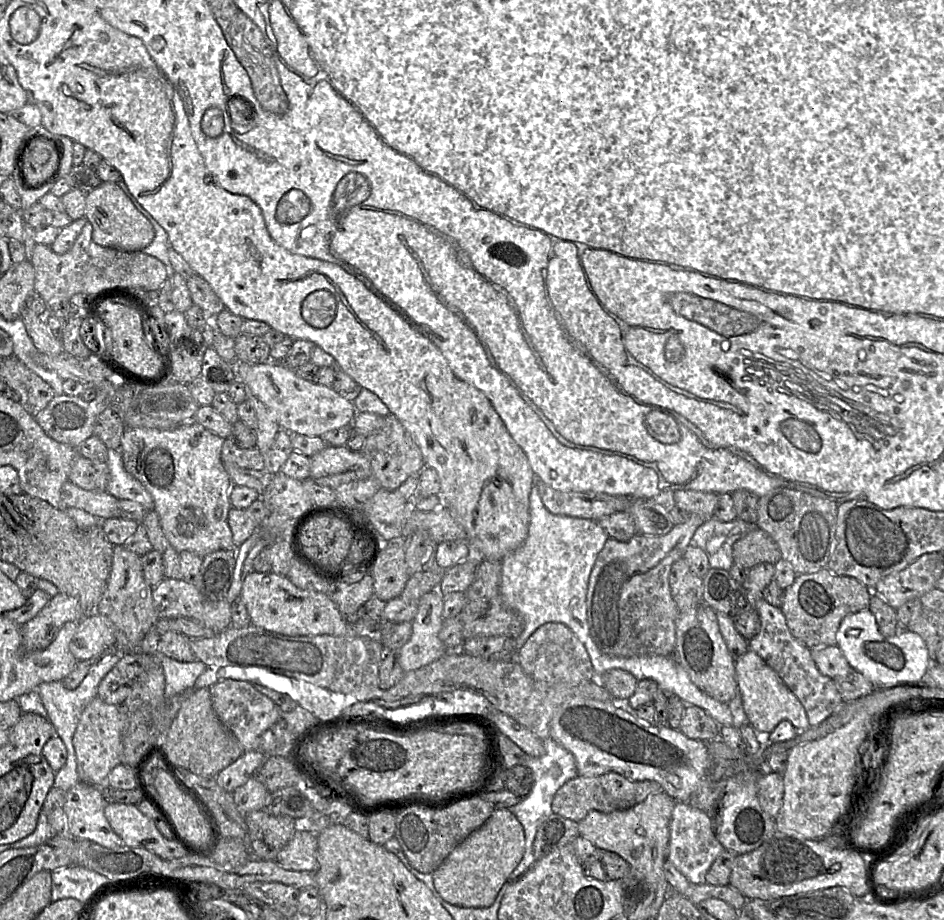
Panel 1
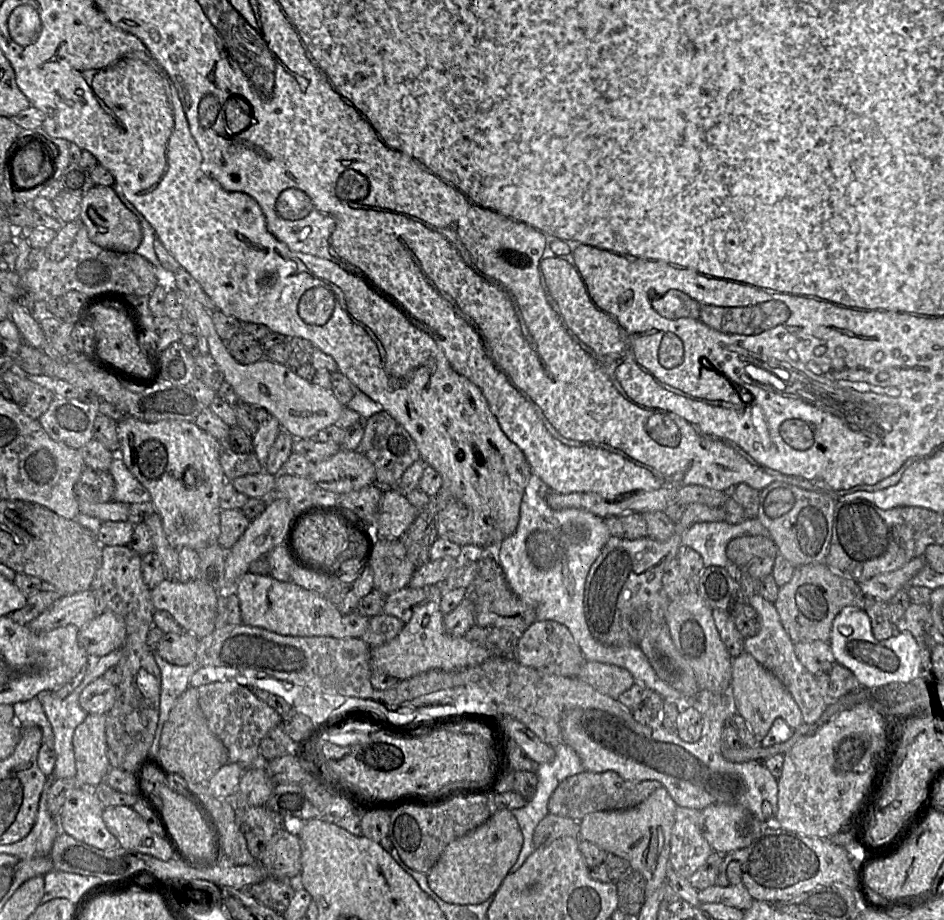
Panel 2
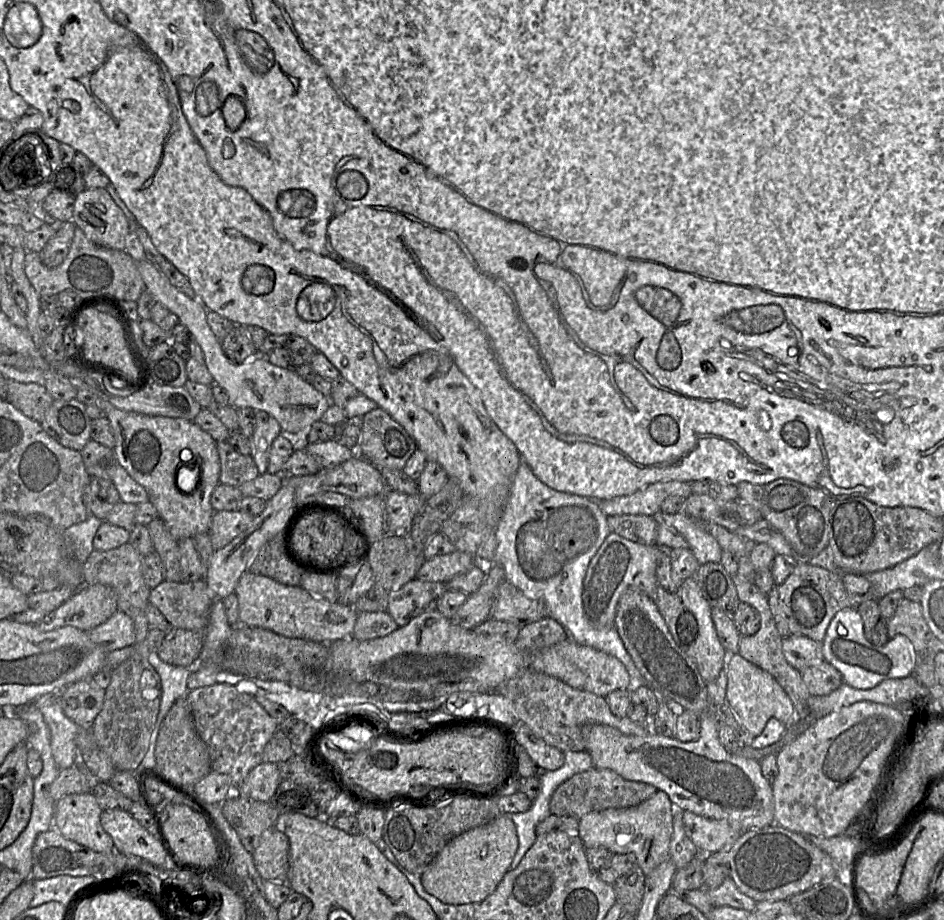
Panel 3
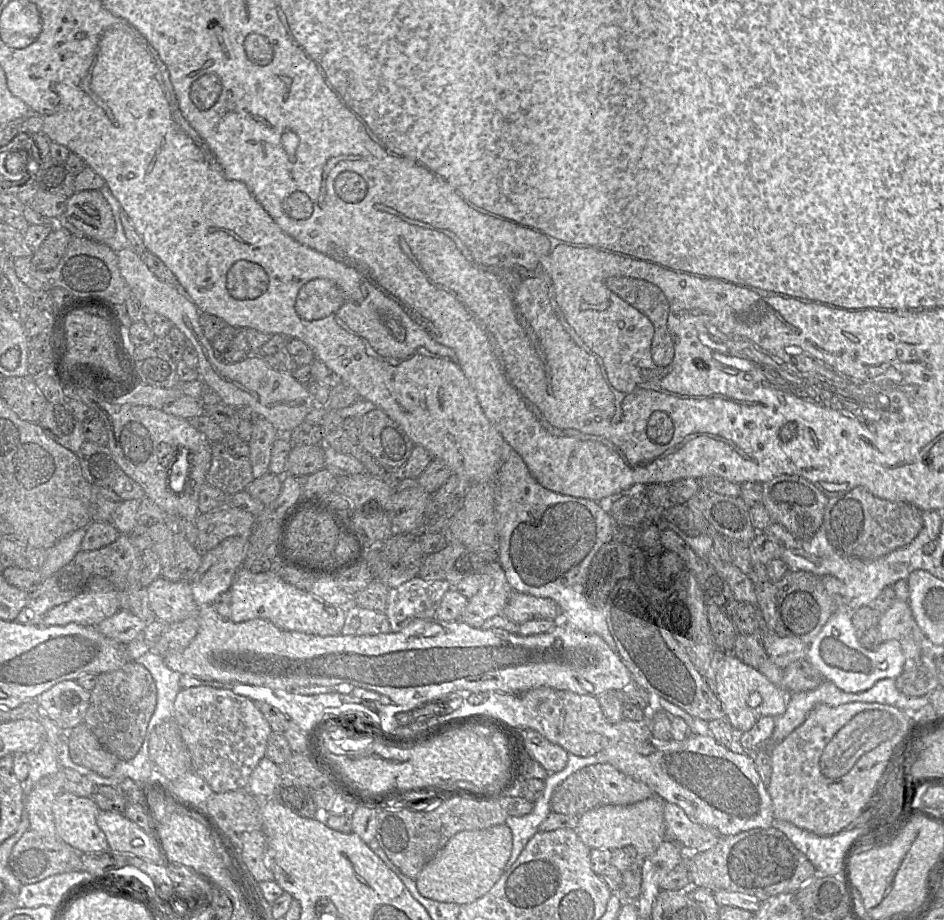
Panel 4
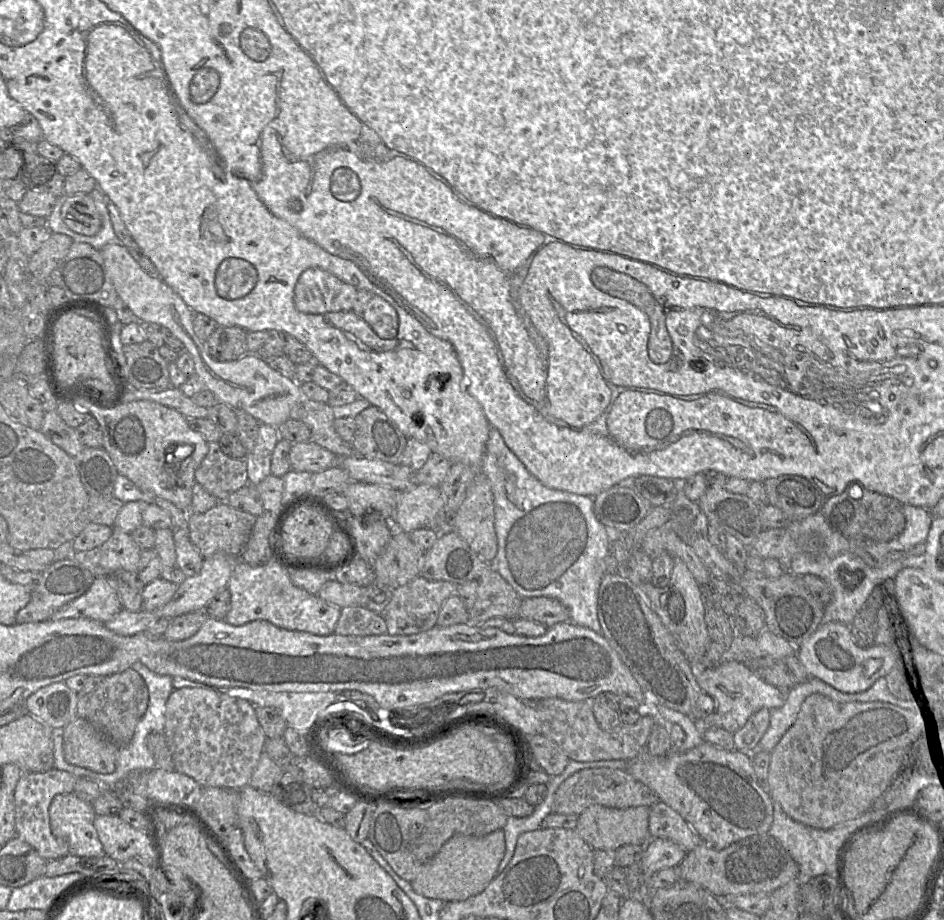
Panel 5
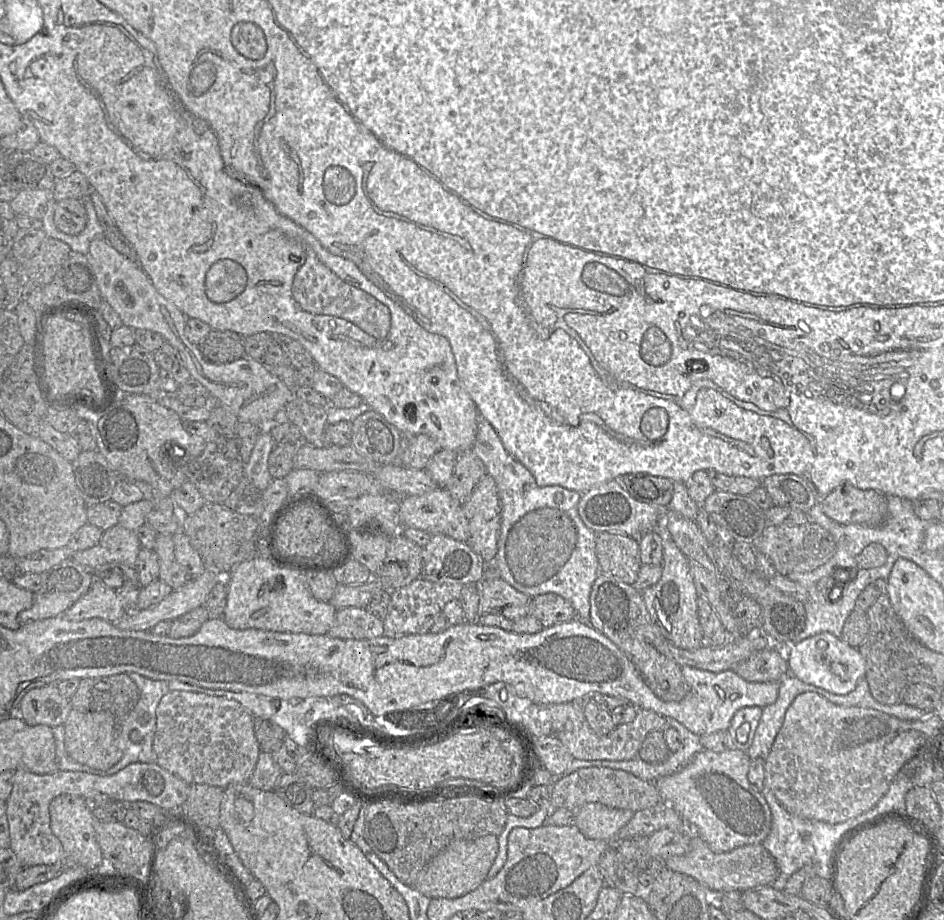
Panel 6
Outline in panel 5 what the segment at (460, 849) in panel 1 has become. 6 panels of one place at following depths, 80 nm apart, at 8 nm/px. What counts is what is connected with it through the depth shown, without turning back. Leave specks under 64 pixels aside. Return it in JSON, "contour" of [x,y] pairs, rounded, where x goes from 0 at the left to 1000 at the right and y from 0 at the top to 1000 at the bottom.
{"contour":[[[533,901],[513,909],[482,908],[447,941],[434,959],[435,963],[443,973],[451,976],[470,980],[494,978],[510,971],[524,954],[535,923]]]}

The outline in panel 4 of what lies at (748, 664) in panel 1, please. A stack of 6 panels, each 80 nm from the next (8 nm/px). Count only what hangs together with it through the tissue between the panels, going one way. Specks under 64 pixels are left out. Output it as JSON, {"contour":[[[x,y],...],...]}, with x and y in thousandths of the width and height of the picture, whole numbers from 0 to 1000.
{"contour":[[[775,708],[769,709],[766,722],[760,730],[757,753],[766,766],[768,782],[780,797],[787,797],[810,778],[825,779],[831,776],[836,752],[821,746],[805,730],[786,721]]]}

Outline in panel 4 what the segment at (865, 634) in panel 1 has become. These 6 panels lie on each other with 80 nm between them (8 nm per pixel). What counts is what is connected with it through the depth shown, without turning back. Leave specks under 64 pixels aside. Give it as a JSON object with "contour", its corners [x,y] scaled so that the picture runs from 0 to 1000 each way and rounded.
{"contour":[[[896,661],[883,665],[856,701],[854,716],[871,733],[874,740],[895,752],[908,753],[919,750],[932,738],[951,736],[959,715],[950,696],[935,697],[927,707],[914,703],[907,692],[901,670],[903,665]]]}

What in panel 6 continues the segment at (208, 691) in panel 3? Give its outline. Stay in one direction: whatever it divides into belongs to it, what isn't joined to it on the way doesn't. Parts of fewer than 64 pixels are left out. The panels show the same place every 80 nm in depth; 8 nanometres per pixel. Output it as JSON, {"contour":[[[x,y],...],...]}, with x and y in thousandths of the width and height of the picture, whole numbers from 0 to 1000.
{"contour":[[[179,751],[165,771],[162,815],[166,829],[198,852],[218,852],[238,858],[245,852],[262,851],[276,814],[269,795],[268,778],[250,761],[213,752]]]}

